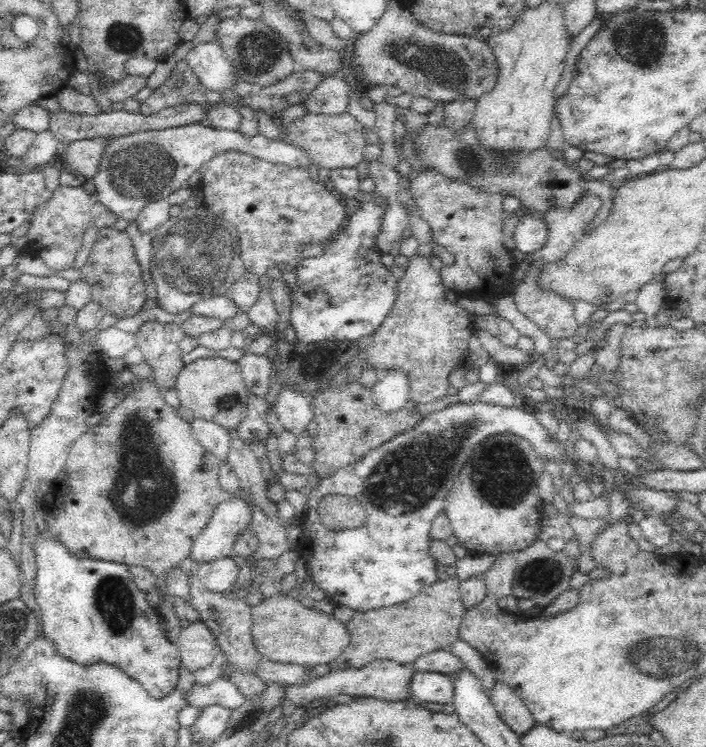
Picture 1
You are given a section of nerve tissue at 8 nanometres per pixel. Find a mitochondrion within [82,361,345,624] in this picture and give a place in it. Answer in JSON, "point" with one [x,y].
{"point":[142,489]}

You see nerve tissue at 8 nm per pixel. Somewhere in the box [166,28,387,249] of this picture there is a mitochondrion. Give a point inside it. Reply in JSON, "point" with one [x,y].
{"point":[257,44]}

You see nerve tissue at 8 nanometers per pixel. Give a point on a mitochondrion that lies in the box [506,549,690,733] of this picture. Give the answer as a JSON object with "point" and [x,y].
{"point":[539,575]}

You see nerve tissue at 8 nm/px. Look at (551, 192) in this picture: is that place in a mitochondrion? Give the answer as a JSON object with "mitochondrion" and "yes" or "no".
{"mitochondrion":"yes"}

